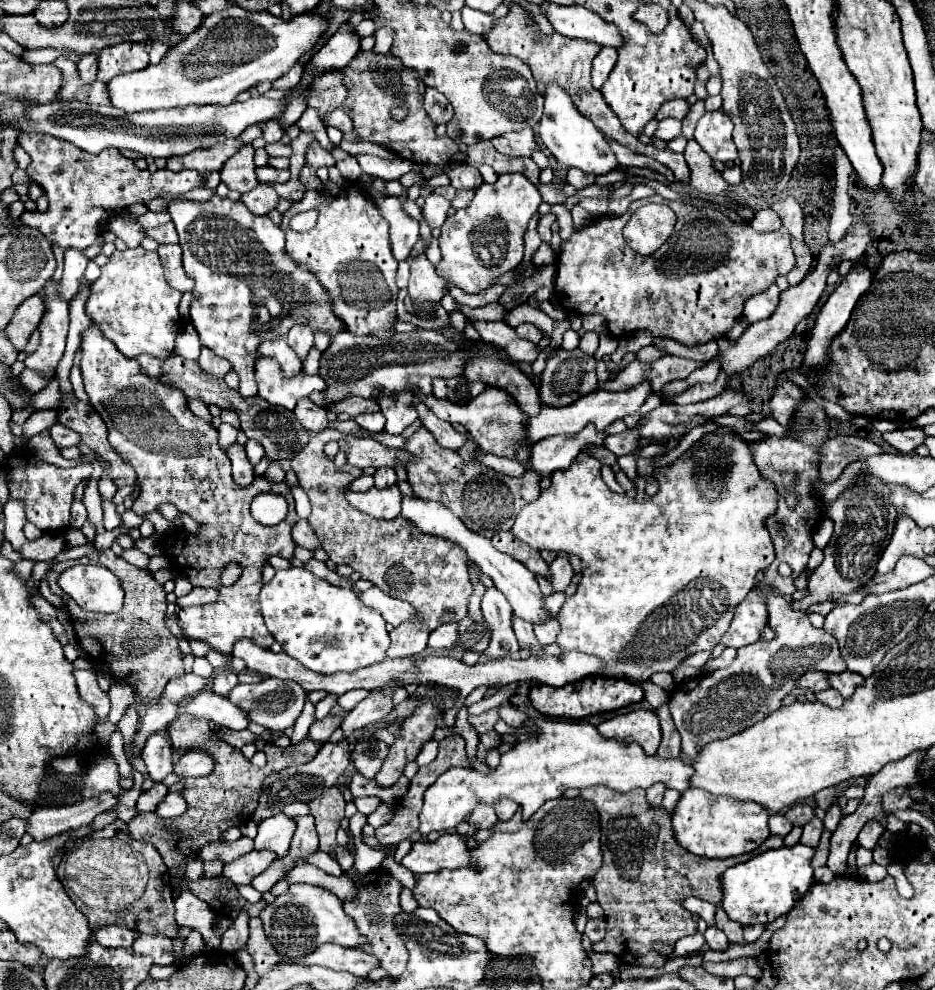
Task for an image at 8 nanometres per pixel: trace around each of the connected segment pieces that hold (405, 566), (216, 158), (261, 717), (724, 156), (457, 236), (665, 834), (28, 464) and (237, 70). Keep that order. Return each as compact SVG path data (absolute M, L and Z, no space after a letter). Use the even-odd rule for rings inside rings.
M327 428L313 436L309 444L291 460L299 486L311 500L309 524L315 530L323 550L337 566L351 566L353 572L357 572L363 580L379 586L385 594L403 598L415 606L415 619L389 632L391 644L387 658L417 656L425 650L429 635L437 626L459 622L467 616L467 604L473 594L473 584L465 564L467 554L443 538L419 532L401 516L393 520L377 520L349 506L341 494L345 494L345 486L359 478L363 470L349 464L337 468L331 460L325 458L323 446L335 438L343 438L343 434Z
M229 138L227 142L219 142L211 148L195 150L183 158L169 158L167 168L175 170L175 172L185 170L185 168L195 168L205 176L213 170L221 170L221 166L227 162L227 158L231 158L231 154L235 154L241 146L243 146L243 142L239 138Z
M265 678L257 684L237 684L227 698L235 706L239 706L245 714L249 714L251 722L257 722L269 730L285 730L293 726L295 720L299 718L305 704L305 696L307 692L295 682L287 682L279 678Z
M723 110L705 112L695 128L695 140L713 160L737 160L737 148L731 138L733 122Z
M519 172L515 174L503 174L497 178L495 184L481 184L475 190L475 198L471 200L469 206L459 208L453 216L449 216L441 228L441 236L439 236L439 248L441 248L441 262L435 266L437 272L445 278L451 280L455 286L463 288L469 294L477 294L481 290L485 290L493 278L515 270L521 260L523 260L523 234L527 232L529 220L533 218L533 214L537 212L541 204L541 196L539 190Z
M595 786L581 790L581 798L591 802L599 812L599 824L601 824L601 850L603 850L603 866L593 876L593 886L597 892L597 900L601 908L605 910L607 920L607 936L593 946L593 952L613 952L621 960L641 966L661 966L665 962L663 956L659 956L651 944L655 940L675 944L679 938L695 934L697 932L697 916L691 914L681 906L681 898L685 896L697 896L701 900L709 900L711 904L721 904L723 900L723 884L721 874L741 862L757 856L770 849L777 849L784 845L783 838L770 835L759 848L753 852L725 859L699 858L695 854L687 854L679 842L675 842L675 834L671 830L671 814L663 806L651 806L645 798L645 790L631 790L631 792L617 792L607 786Z
M21 452L19 456L9 458L7 482L11 498L25 500L27 520L43 532L64 532L70 528L70 510L75 486L91 476L91 464L81 464L75 468L59 468L31 456L31 452Z
M231 6L205 16L199 30L171 46L159 64L115 76L107 84L109 100L115 108L125 112L183 108L191 104L227 106L239 92L245 92L265 80L273 82L287 74L293 64L315 46L323 32L323 18L311 12L283 22L269 12L249 12L239 6Z

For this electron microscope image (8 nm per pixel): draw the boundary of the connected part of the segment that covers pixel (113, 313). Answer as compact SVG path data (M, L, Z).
M127 248L125 252L113 252L109 262L101 266L101 276L91 286L91 296L85 304L85 312L95 324L101 326L103 334L117 346L117 350L135 358L149 354L155 358L169 358L175 348L179 334L179 302L181 292L169 286L165 270L155 252L143 248Z

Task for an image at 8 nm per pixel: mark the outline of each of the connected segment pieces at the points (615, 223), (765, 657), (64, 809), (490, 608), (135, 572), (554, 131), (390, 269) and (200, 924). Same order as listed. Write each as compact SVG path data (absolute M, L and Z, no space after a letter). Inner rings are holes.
M657 194L643 198L637 204L643 202L665 202L677 214L677 224L671 238L667 238L667 242L651 256L643 258L623 244L621 228L627 222L625 212L617 218L601 216L589 226L573 232L571 238L561 244L557 258L555 298L559 304L577 314L601 314L609 322L607 328L613 336L623 336L633 330L649 330L653 336L673 338L687 346L721 338L743 314L743 302L761 290L767 290L777 276L785 276L795 264L789 242L791 236L783 228L775 232L757 232L749 222L735 222L721 210L665 200Z
M783 596L767 598L767 610L768 625L775 631L771 658L769 640L761 638L755 644L739 648L737 658L731 666L677 684L673 688L669 698L669 710L681 734L681 750L689 758L697 754L699 746L715 738L727 738L735 732L741 732L753 726L755 722L767 718L773 710L777 710L781 706L783 696L791 694L791 690L795 688L795 672L845 670L835 638L825 630L813 628L805 612L795 612Z
M101 794L95 800L81 800L71 806L37 808L31 814L31 822L29 822L31 830L27 826L27 832L31 832L31 836L35 840L53 838L71 828L89 826L97 814L111 810L115 804L117 804L117 800L111 794Z
M495 586L487 588L483 594L481 610L483 610L483 618L491 630L491 640L489 640L487 650L483 652L483 658L493 660L493 658L507 658L507 656L515 654L519 650L519 644L517 644L517 638L511 628L513 610L511 610L507 598Z
M107 550L107 552L91 552L89 556L83 556L79 560L59 562L49 570L47 580L49 580L51 592L65 600L65 604L69 608L69 614L71 614L75 634L77 634L77 642L79 642L79 646L83 646L83 650L95 662L95 668L99 672L111 674L111 676L117 676L117 678L137 674L141 678L141 684L139 684L137 692L143 696L143 700L151 700L151 702L155 702L161 696L163 686L167 686L167 682L171 678L177 678L177 676L185 674L183 662L181 662L181 650L177 646L177 640L165 628L165 620L163 620L165 610L167 610L165 590L163 590L161 584L155 582L151 572L129 564L123 558L115 556L111 550ZM75 564L99 564L99 566L105 566L111 572L115 572L117 578L123 584L123 590L125 590L123 610L117 612L117 614L89 612L89 610L83 610L73 598L69 598L59 588L57 578L63 570L67 570L69 566L75 566ZM113 660L121 660L121 662L125 662L125 666L107 666Z
M557 82L547 84L543 94L545 94L545 110L543 110L543 118L541 118L539 126L535 128L541 146L547 148L559 164L565 164L569 168L573 166L573 168L579 168L579 170L591 172L591 174L611 172L617 166L617 160L615 160L615 154L611 152L609 144L605 142L603 132L597 130L589 118L585 118L583 114L579 114L575 110L571 96Z
M349 186L347 190L343 190L339 196L335 196L331 202L323 202L321 194L315 190L307 190L301 202L295 202L285 214L283 214L283 222L281 228L287 236L287 254L307 266L307 270L311 270L319 284L323 286L323 290L327 292L327 296L331 298L331 308L335 312L337 318L341 318L347 328L353 334L359 336L379 336L379 338L391 338L393 336L393 322L395 318L395 300L397 300L397 284L395 284L395 274L397 274L397 260L391 254L391 242L389 242L389 234L387 234L387 220L379 214L377 206L365 196L365 190L361 186ZM317 208L319 210L319 220L315 224L315 228L311 228L309 232L295 232L289 228L289 222L295 214L303 212L303 210L311 210Z
M183 892L175 898L175 910L175 920L179 926L189 926L199 931L207 950L220 949L221 936L215 934L211 928L216 913L203 900L193 896L191 892Z

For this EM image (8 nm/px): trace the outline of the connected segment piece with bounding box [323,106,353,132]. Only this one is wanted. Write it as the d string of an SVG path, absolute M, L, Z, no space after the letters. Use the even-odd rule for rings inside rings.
M339 106L337 110L333 110L333 112L323 120L323 124L325 124L325 126L335 126L335 128L339 128L341 132L349 132L349 130L353 130L351 118L343 112L343 106Z

